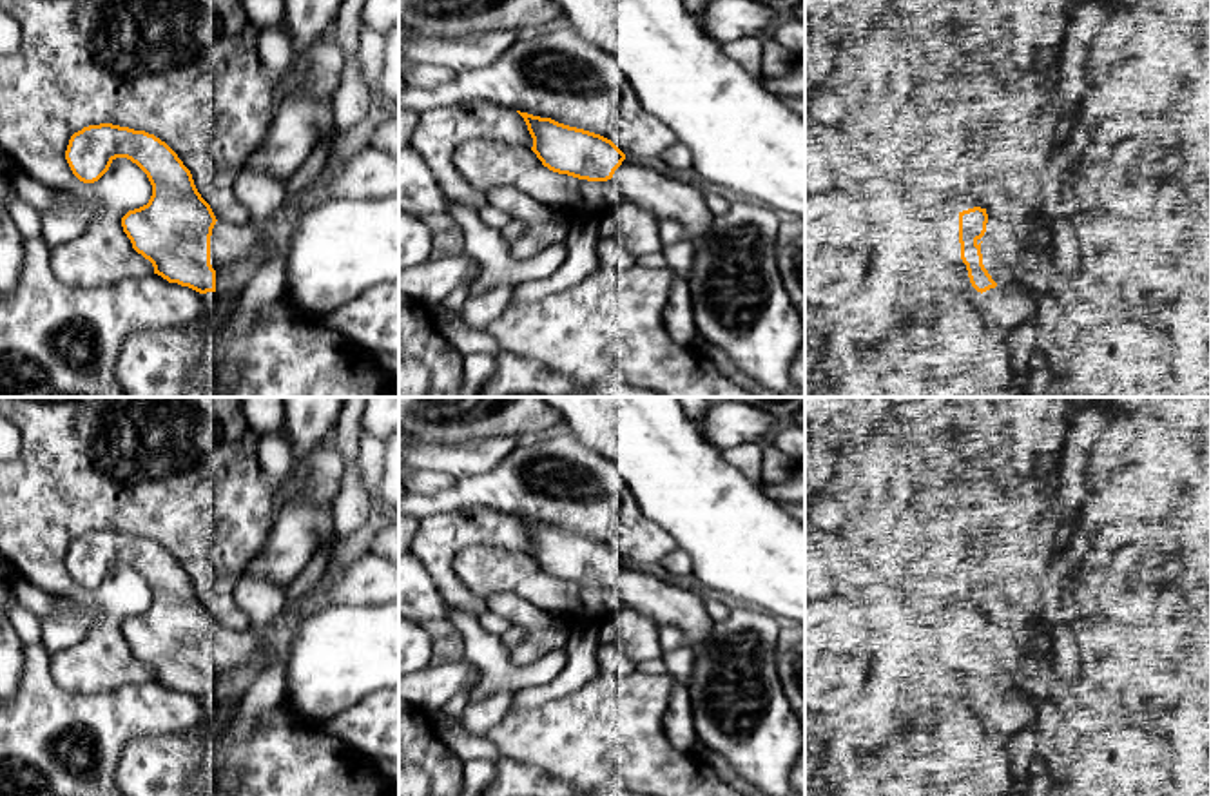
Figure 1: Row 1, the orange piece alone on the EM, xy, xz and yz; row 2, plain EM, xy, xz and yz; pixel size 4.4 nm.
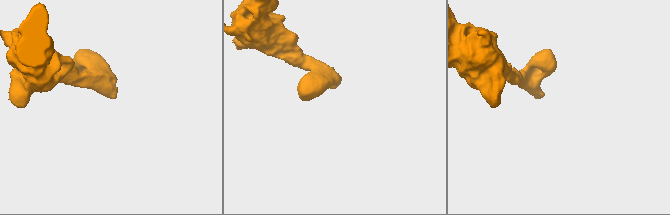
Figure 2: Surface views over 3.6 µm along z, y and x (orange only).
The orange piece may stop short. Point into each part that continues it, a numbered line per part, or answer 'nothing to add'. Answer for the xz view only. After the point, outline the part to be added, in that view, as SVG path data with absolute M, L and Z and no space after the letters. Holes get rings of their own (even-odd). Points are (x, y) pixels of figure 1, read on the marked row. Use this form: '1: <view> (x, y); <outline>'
1: xz (666, 198); M629 158L622 161L611 180L624 201L651 212L658 223L678 221L693 243L709 238L714 216L703 201L703 192L696 187L667 178Z

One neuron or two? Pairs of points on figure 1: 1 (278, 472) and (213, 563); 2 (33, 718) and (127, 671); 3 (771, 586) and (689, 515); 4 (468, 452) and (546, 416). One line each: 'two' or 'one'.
1: two
2: two
3: one
4: two

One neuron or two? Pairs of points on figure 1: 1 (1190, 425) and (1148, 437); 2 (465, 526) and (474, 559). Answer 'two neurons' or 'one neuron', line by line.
1: two neurons
2: two neurons

